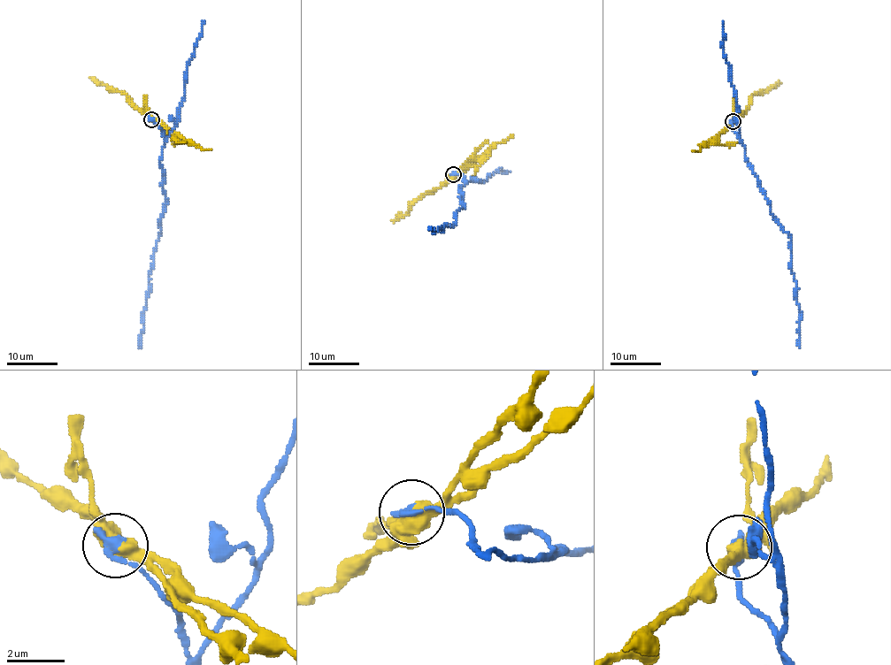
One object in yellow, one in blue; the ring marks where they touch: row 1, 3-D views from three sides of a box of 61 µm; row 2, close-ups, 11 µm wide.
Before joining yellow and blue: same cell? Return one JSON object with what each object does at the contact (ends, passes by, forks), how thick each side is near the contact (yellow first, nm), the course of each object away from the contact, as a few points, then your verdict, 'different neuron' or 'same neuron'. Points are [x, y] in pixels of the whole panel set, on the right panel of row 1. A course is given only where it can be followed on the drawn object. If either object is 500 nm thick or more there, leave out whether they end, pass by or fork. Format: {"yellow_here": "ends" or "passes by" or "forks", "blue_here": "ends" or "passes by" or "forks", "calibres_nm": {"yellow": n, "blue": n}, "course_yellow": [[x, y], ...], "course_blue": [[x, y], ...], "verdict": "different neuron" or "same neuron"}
{"calibres_nm": {"yellow": 500, "blue": 380}, "course_yellow": [[732, 122], [745, 110], [754, 95], [772, 88], [778, 80]], "course_blue": [[732, 121], [771, 213], [789, 235], [791, 270], [801, 312], [800, 348]], "verdict": "different neuron"}

